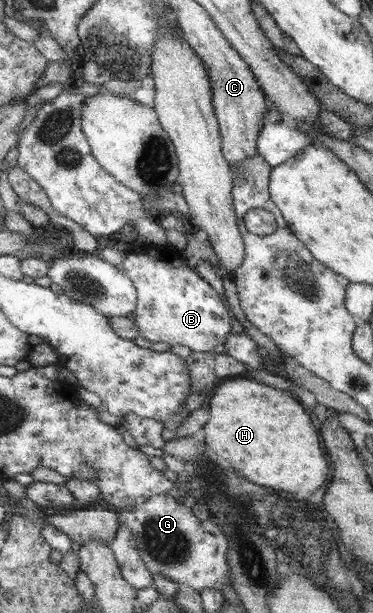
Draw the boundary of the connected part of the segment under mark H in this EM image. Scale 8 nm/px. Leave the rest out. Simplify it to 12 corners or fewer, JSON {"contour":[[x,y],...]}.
{"contour":[[245,376],[210,397],[206,443],[246,479],[318,491],[304,405]]}

